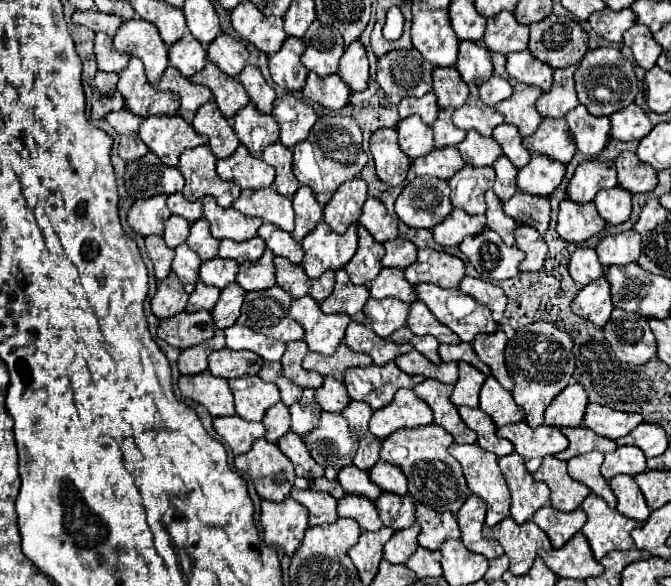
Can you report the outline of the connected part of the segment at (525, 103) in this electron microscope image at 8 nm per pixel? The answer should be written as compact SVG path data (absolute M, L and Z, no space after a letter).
M514 83L514 95L502 103L496 105L496 111L504 115L504 121L510 125L516 125L522 137L532 135L542 117L534 109L536 99L542 95L542 89L524 85L524 83Z

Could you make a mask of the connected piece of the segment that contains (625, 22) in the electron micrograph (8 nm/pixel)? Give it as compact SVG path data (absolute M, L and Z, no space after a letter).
M604 9L604 11L596 11L592 13L592 17L588 19L592 29L604 37L606 41L612 43L622 43L622 35L626 29L630 29L636 21L632 9L622 9L622 11L612 11L612 9Z

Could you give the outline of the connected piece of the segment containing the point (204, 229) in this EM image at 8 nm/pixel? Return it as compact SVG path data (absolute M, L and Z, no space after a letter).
M204 217L192 223L192 227L190 227L190 237L188 237L186 243L190 245L192 251L198 253L198 257L200 257L202 261L208 261L208 259L212 259L212 257L218 255L218 245L220 245L220 241L210 235L210 225L208 225L208 221L206 221Z

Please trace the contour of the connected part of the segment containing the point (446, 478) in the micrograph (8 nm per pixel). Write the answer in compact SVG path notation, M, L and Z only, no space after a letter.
M434 423L418 429L398 429L382 441L380 459L388 461L390 465L398 465L404 471L408 479L408 493L414 501L434 511L456 513L470 495L470 489L466 487L466 479L458 461L448 453L448 447L452 443L454 439L450 437L450 433L446 433L442 427Z

